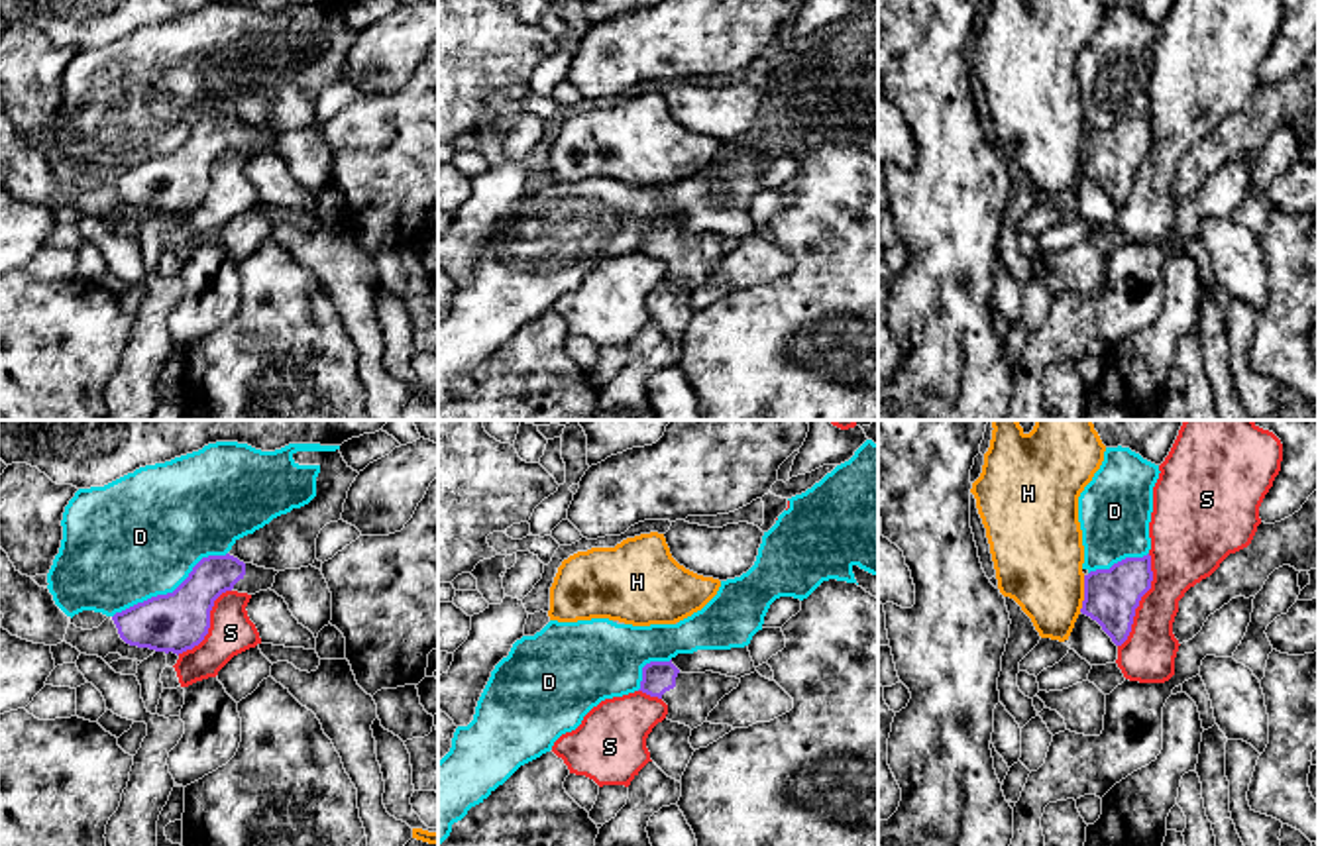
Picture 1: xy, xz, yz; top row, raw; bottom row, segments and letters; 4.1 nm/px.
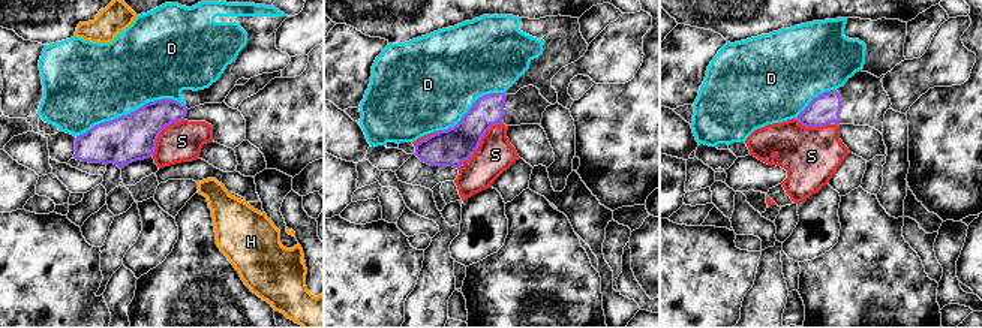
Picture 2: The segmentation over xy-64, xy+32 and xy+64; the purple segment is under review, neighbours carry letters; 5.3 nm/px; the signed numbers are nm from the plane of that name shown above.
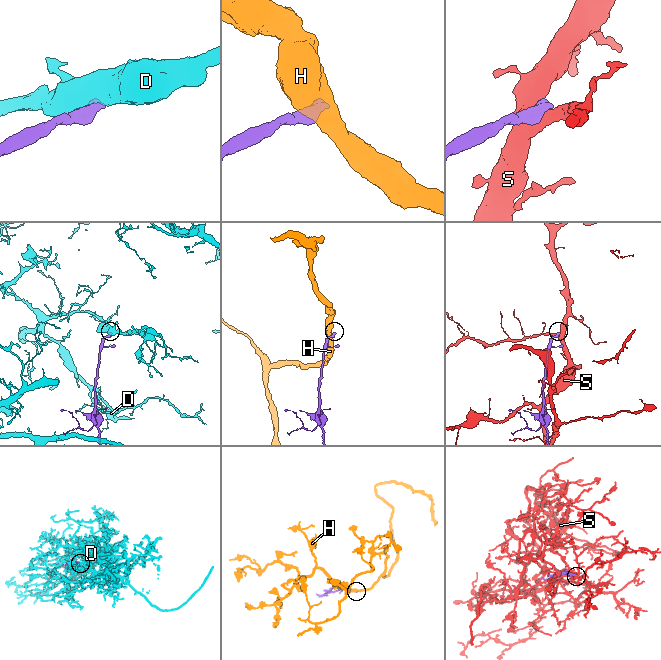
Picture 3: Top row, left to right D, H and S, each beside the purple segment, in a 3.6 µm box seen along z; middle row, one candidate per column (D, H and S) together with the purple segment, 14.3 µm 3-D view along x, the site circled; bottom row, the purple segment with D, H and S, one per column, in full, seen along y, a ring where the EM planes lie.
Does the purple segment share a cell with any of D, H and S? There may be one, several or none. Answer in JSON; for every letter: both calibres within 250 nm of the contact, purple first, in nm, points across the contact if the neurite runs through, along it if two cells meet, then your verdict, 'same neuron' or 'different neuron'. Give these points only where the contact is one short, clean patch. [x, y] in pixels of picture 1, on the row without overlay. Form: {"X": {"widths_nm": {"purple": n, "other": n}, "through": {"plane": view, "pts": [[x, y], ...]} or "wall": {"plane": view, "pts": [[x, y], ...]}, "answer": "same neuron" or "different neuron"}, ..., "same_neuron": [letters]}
{"D": {"widths_nm": {"purple": 240, "other": 480}, "answer": "different neuron"}, "H": {"widths_nm": {"purple": 220, "other": 380}, "wall": {"plane": "yz", "pts": [[1085, 136], [1085, 159], [1079, 171]]}, "answer": "different neuron"}, "S": {"widths_nm": {"purple": 220, "other": 260}, "answer": "different neuron"}, "same_neuron": []}

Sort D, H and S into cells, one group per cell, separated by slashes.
D / H / S

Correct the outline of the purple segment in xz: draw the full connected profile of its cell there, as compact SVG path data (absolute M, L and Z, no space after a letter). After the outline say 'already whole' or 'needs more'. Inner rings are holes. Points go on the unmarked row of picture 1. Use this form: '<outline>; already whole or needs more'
M670 220L646 224L638 251L662 259L668 265L666 279L693 291L739 243L737 238L713 232L682 234Z; needs more

